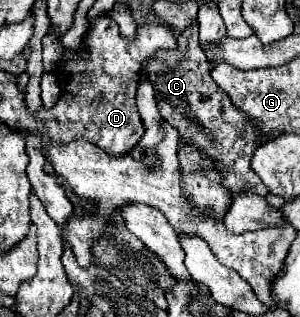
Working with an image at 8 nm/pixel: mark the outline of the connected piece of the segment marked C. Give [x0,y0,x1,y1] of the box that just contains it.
[146,22,268,196]

